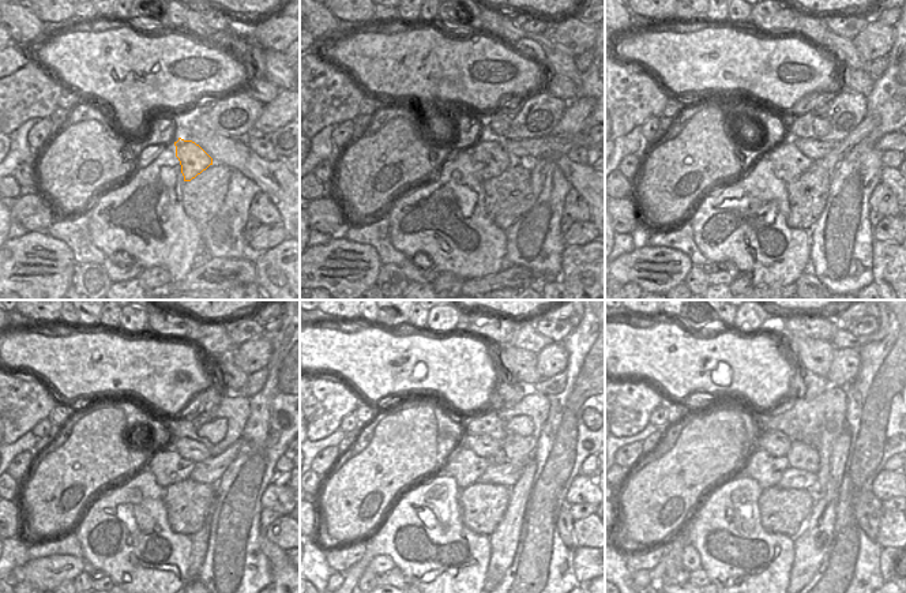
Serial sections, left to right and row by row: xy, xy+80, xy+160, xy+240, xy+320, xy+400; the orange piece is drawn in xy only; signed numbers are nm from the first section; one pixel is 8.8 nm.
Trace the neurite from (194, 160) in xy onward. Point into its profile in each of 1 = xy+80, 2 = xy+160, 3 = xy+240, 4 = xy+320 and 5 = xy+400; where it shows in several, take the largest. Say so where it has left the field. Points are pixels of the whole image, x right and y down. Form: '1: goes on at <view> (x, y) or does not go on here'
1: goes on at xy+80 (489, 158)
2: goes on at xy+160 (788, 161)
3: goes on at xy+240 (169, 468)
4: goes on at xy+320 (465, 466)
5: goes on at xy+400 (767, 470)

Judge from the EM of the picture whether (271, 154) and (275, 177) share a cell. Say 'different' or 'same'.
different

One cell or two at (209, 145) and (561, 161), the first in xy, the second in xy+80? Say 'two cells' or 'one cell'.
one cell

